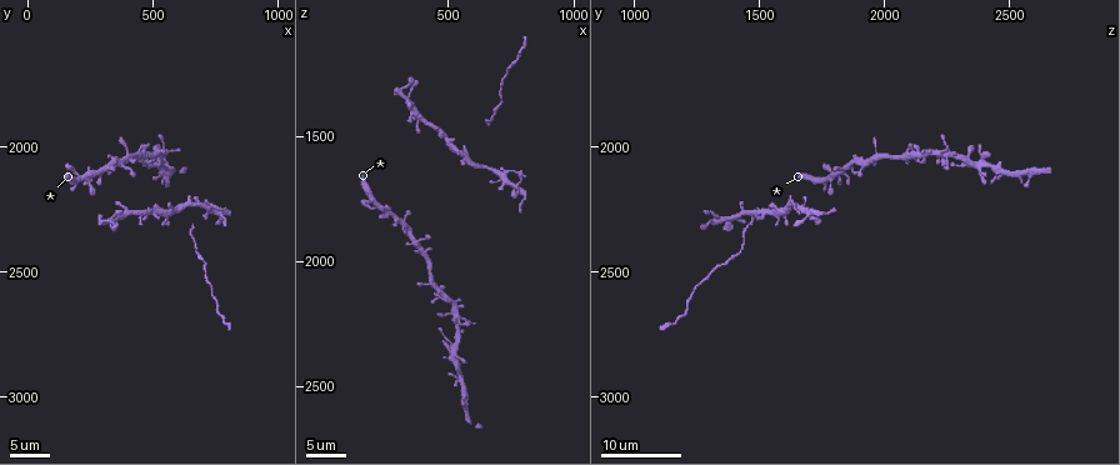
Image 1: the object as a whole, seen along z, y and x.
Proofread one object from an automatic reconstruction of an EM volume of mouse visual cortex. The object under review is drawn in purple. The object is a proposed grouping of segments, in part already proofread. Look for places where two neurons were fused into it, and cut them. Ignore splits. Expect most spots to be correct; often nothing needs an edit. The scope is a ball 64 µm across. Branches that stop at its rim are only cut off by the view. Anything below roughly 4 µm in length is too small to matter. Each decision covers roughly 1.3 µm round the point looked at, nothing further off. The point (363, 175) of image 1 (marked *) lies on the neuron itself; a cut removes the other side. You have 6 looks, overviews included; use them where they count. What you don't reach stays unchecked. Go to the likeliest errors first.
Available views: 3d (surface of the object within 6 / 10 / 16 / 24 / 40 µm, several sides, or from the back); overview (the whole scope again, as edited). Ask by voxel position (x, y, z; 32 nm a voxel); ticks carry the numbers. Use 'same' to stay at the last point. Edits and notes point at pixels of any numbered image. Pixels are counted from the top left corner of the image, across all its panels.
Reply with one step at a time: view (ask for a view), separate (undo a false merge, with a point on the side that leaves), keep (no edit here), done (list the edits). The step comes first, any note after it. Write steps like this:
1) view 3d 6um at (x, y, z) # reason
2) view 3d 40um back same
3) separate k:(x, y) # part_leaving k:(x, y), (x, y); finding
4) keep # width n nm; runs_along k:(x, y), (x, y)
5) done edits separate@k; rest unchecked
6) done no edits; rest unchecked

view 3d 24um at (520, 2280, 1520)

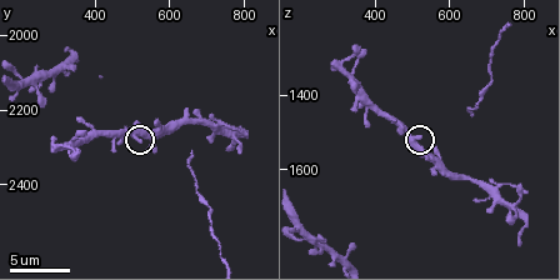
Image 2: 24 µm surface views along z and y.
view 3d 10um at (520, 2270, 1520) # zoom in

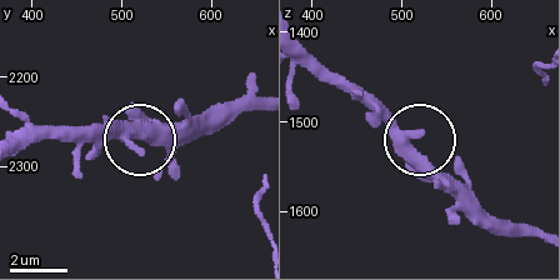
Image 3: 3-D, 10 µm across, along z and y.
keep # side_arm 15 um; continuous, no second neuron

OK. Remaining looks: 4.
view 3d 24um at (810, 2270, 1740) # thick turns thin

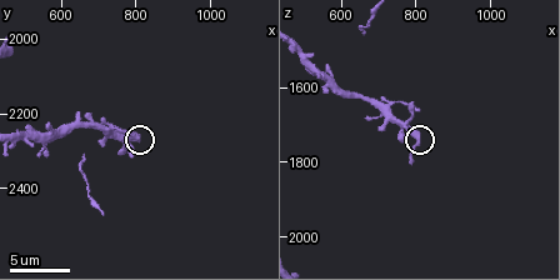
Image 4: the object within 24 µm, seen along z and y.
view 3d 10um same

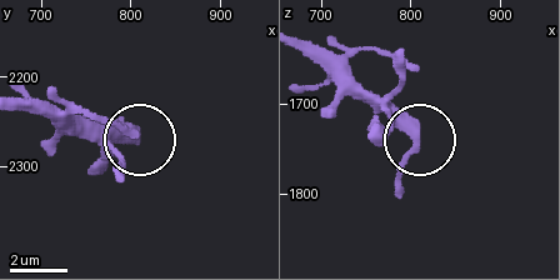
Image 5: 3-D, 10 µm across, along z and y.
view 3d 10um back same

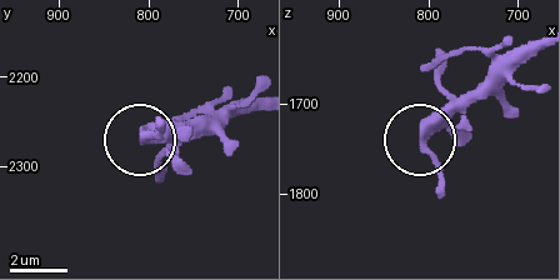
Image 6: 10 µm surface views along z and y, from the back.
keep # width 440 nm; all the same neuron

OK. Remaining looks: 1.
view 3d 10um at (390, 2260, 1430)

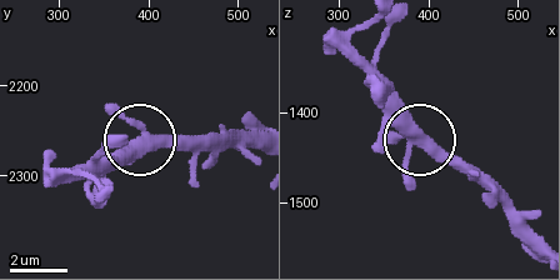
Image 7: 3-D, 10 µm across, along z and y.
keep # continuous, no second neuron

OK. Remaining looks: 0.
done no edits; rest unchecked

